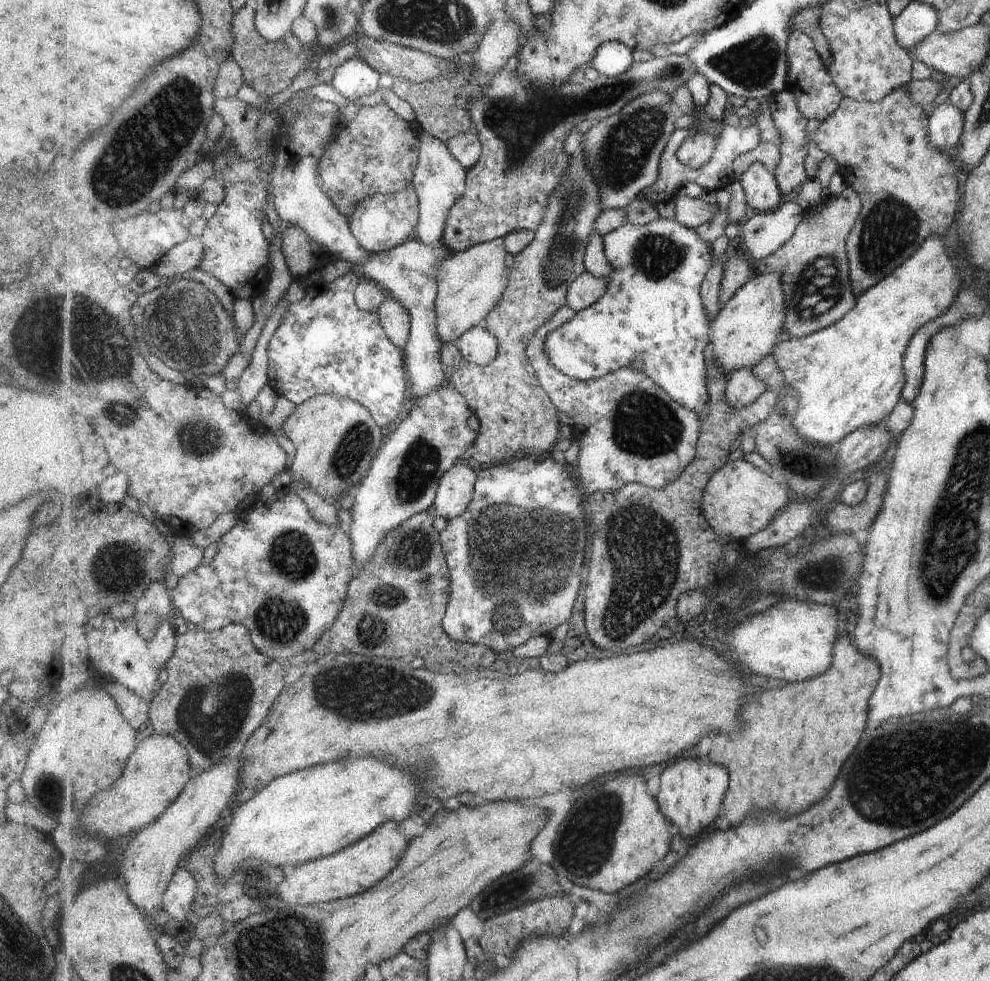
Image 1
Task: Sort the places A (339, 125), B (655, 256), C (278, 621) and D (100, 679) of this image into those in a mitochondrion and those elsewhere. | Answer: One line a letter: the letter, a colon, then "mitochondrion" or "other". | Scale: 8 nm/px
A: other
B: mitochondrion
C: mitochondrion
D: other

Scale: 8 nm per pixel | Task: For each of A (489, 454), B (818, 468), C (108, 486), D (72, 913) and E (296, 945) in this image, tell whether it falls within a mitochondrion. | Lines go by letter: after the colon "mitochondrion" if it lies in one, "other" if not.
A: other
B: mitochondrion
C: other
D: other
E: mitochondrion

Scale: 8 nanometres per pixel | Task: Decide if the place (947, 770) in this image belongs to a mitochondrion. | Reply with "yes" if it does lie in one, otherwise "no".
yes

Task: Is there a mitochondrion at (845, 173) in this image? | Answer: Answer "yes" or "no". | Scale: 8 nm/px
no

